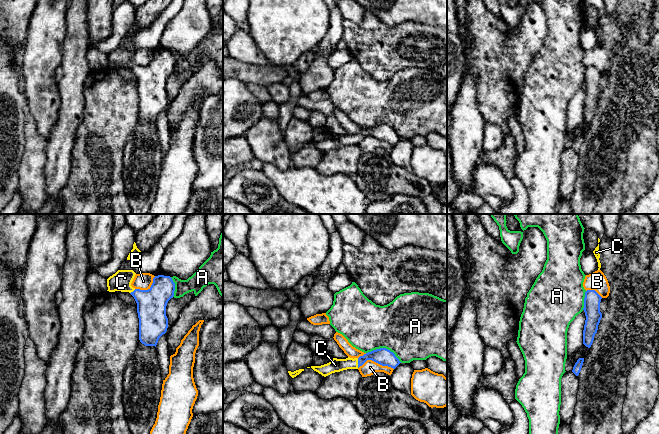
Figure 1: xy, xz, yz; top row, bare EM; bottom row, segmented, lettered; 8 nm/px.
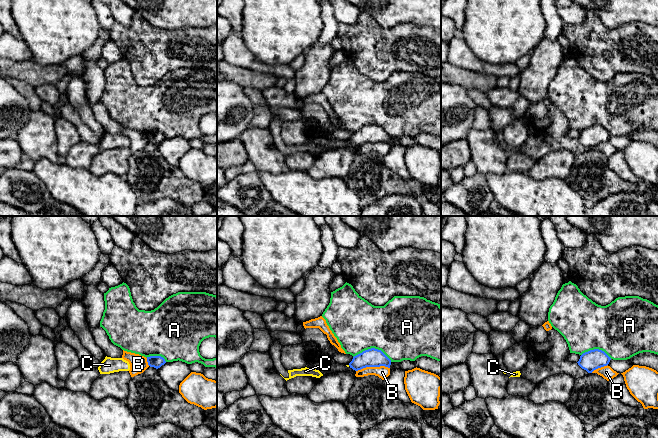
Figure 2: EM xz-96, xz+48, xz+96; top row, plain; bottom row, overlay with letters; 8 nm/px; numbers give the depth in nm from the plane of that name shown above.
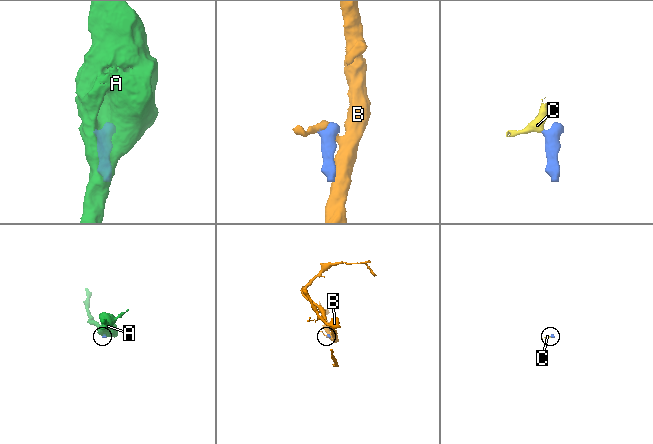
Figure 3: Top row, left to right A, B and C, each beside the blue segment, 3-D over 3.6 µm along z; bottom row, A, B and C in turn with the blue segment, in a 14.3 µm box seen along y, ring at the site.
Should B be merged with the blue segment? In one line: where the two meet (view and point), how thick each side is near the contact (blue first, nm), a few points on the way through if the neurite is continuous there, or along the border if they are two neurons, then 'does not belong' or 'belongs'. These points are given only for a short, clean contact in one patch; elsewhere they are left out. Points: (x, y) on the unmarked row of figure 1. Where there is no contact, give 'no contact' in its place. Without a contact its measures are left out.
xz (376, 138) | 140/120 nm | along xz (358, 143), (367, 136), (373, 136), (393, 145) | does not belong

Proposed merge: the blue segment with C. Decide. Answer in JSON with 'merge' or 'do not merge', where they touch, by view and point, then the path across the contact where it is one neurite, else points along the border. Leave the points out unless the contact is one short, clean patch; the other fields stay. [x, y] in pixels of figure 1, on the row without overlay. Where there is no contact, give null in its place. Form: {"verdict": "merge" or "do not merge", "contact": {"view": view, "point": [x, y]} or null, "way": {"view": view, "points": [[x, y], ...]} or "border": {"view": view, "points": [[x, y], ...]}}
{"verdict": "merge", "contact": {"view": "xz", "point": [358, 139]}, "way": {"view": "xz", "points": [[382, 132], [366, 132], [358, 139], [335, 141]]}}

